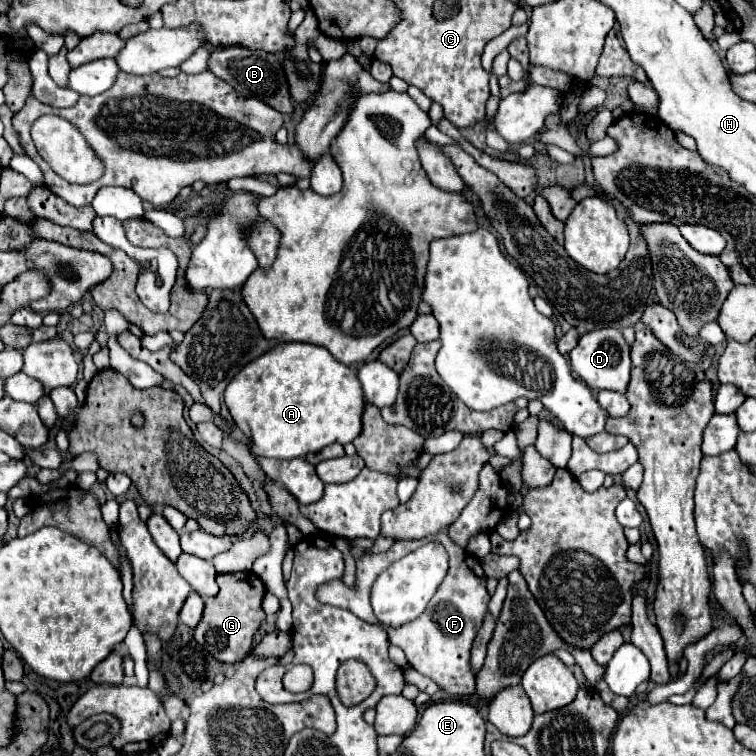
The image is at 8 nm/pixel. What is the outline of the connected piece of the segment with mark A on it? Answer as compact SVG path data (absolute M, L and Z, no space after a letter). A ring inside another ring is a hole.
M278 343L228 383L224 403L234 423L250 437L252 451L264 457L304 457L334 441L352 443L362 431L364 395L360 381L352 367L332 359L320 345Z

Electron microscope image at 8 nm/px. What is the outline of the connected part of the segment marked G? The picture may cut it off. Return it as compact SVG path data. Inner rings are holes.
M240 571L240 573L226 573L226 575L218 575L218 585L220 585L220 593L216 597L206 599L206 607L204 607L204 617L198 623L198 627L194 629L194 639L218 661L222 663L230 663L236 665L244 659L244 655L248 655L248 651L252 649L252 641L254 635L260 627L260 623L264 621L264 611L262 611L262 599L266 593L264 583L260 581L260 577L252 571Z

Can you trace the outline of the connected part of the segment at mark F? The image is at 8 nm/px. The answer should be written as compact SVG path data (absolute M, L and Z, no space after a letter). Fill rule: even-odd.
M444 531L436 533L428 541L438 541L446 547L450 555L450 569L440 583L436 595L428 603L426 611L412 623L396 629L390 627L388 639L392 645L398 645L406 653L408 663L416 671L436 681L444 691L456 695L472 695L476 677L470 671L470 647L478 629L482 627L484 615L488 613L486 603L482 603L482 599L490 599L490 593L486 589L486 573L480 561L456 543L452 543Z

